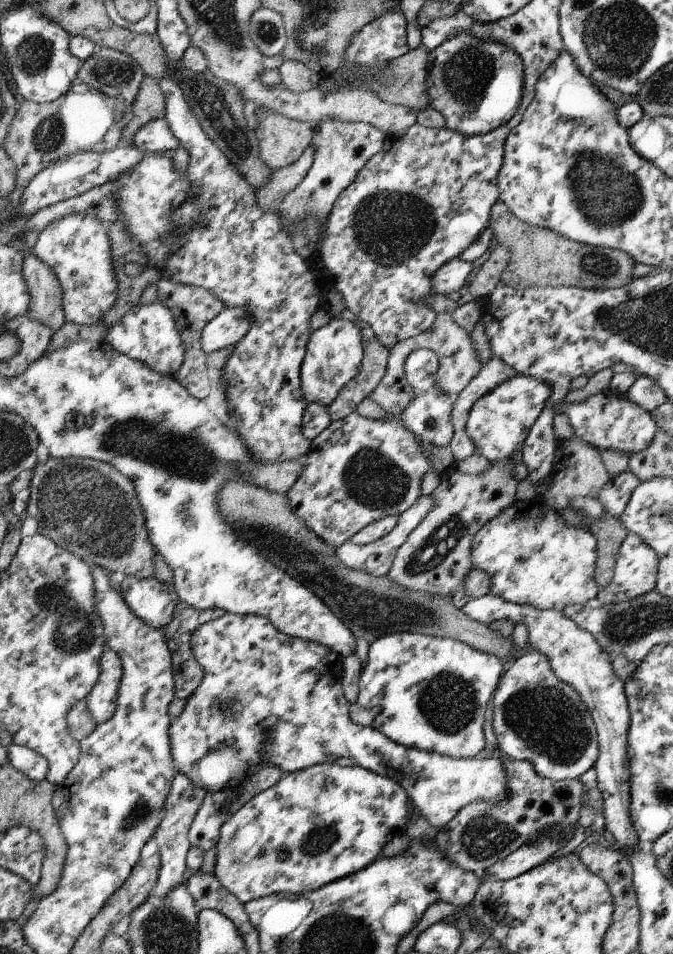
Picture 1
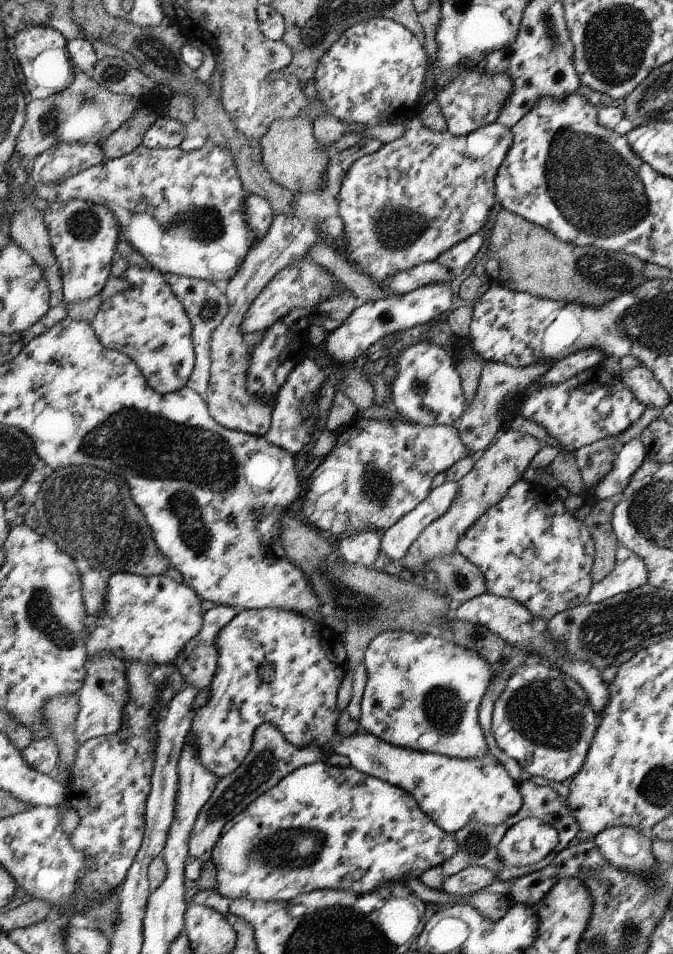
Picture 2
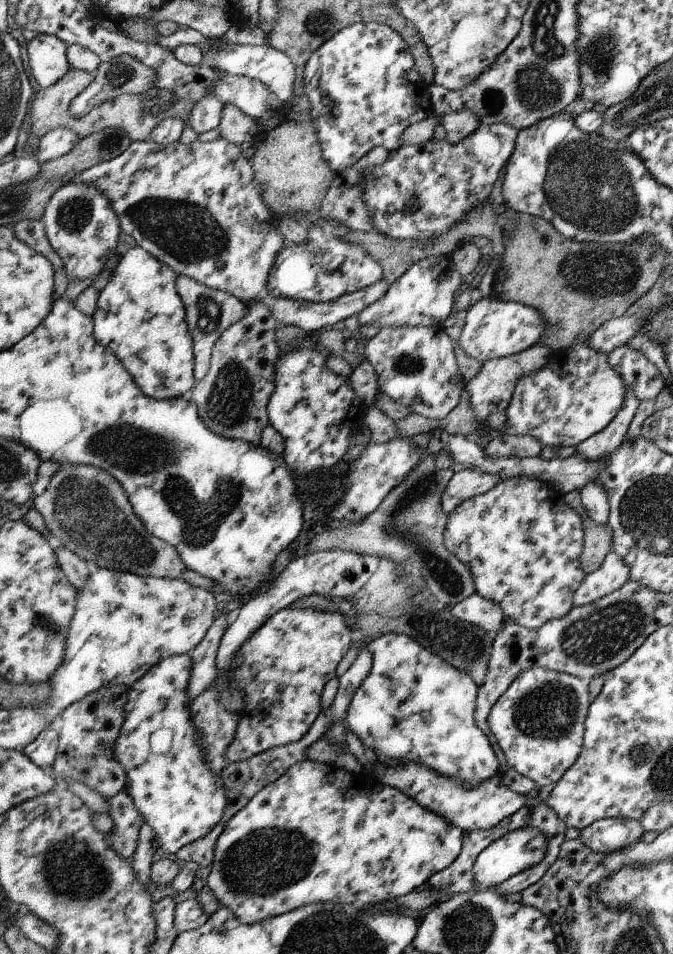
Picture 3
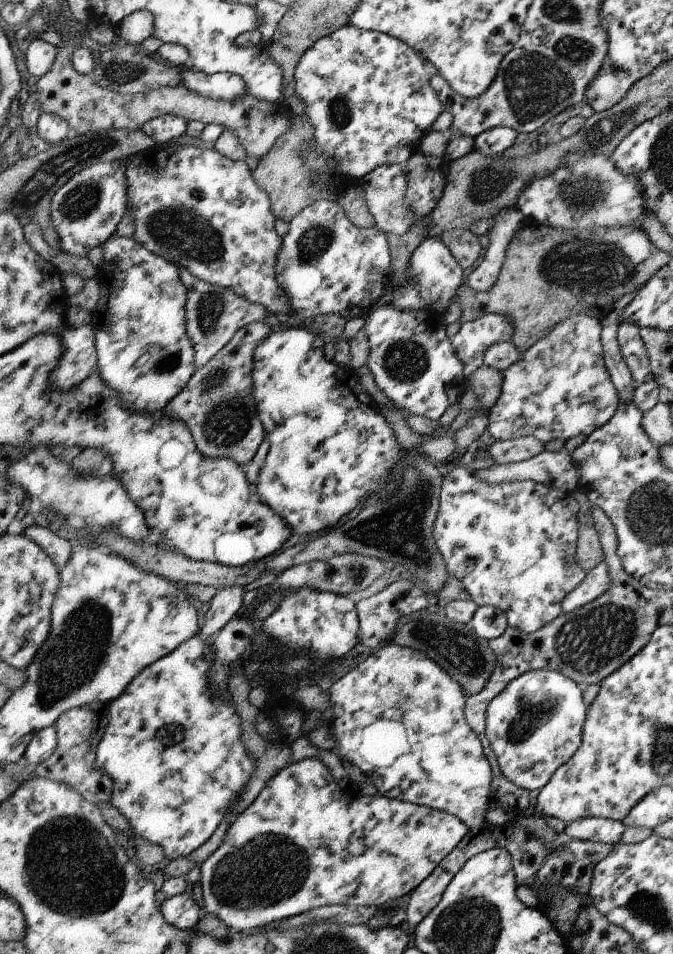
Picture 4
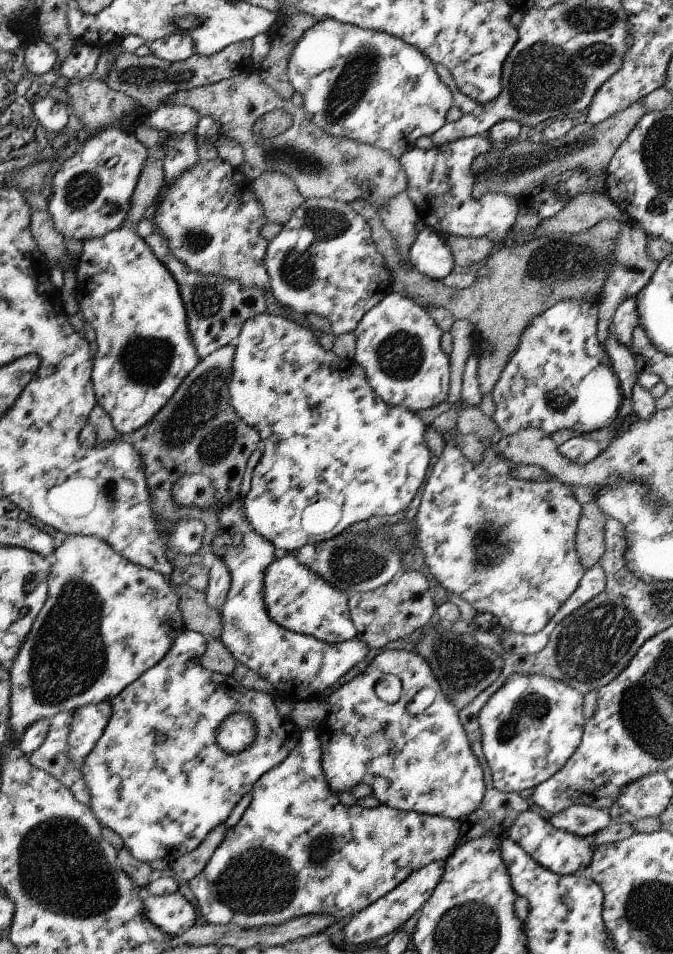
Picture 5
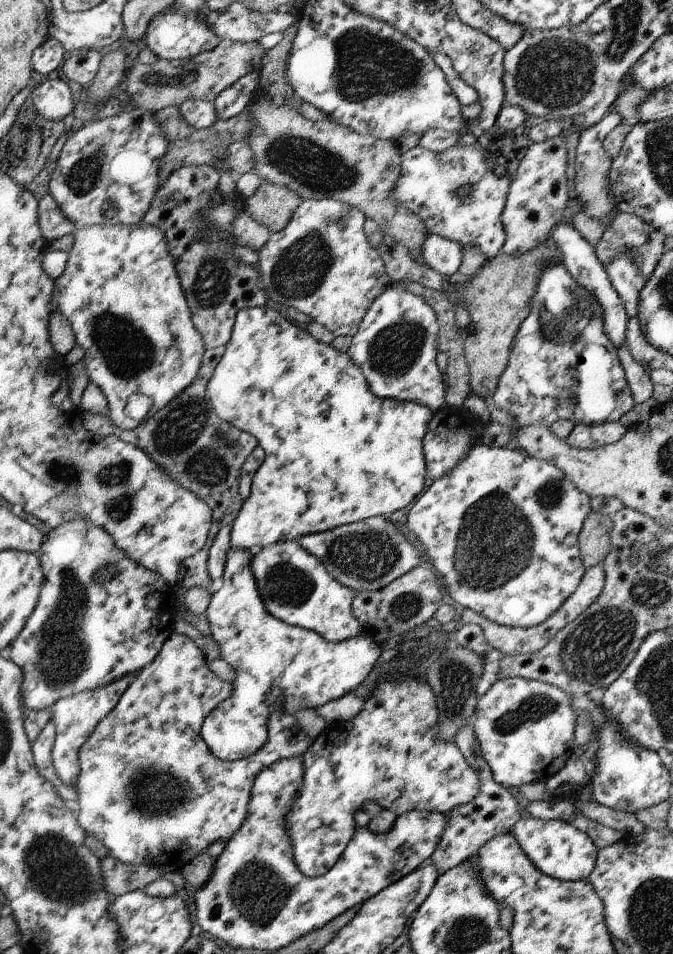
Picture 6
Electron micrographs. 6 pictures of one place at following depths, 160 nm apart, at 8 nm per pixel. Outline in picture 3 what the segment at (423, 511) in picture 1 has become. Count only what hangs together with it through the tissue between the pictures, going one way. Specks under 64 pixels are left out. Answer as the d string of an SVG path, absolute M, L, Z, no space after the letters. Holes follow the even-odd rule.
M478 468L455 472L441 496L441 509L451 515L465 500L488 492L501 480Z

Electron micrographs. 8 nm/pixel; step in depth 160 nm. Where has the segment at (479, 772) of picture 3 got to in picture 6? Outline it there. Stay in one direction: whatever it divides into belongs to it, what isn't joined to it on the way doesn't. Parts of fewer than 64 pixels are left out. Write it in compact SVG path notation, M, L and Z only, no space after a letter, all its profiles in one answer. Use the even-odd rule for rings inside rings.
M390 673L389 677L382 677L378 679L374 690L370 695L364 698L363 707L358 711L356 716L353 716L347 721L336 721L326 726L320 735L318 735L312 742L312 746L303 754L305 765L305 778L304 785L301 786L300 793L297 794L297 801L293 806L293 813L289 814L289 821L287 826L289 827L289 837L293 843L293 855L297 861L297 866L301 869L302 874L310 877L319 877L329 872L334 865L341 858L341 854L345 852L350 841L353 840L358 826L355 825L354 813L363 807L364 801L377 802L382 809L391 810L396 816L400 816L404 813L410 813L413 810L435 812L449 814L452 809L456 809L459 806L467 805L470 801L480 794L481 782L476 770L473 766L470 766L469 761L462 754L462 751L458 748L458 745L452 742L444 742L438 738L438 706L436 706L436 698L432 694L432 688L424 682L424 679L420 680L414 678L411 675L398 675L398 673Z

